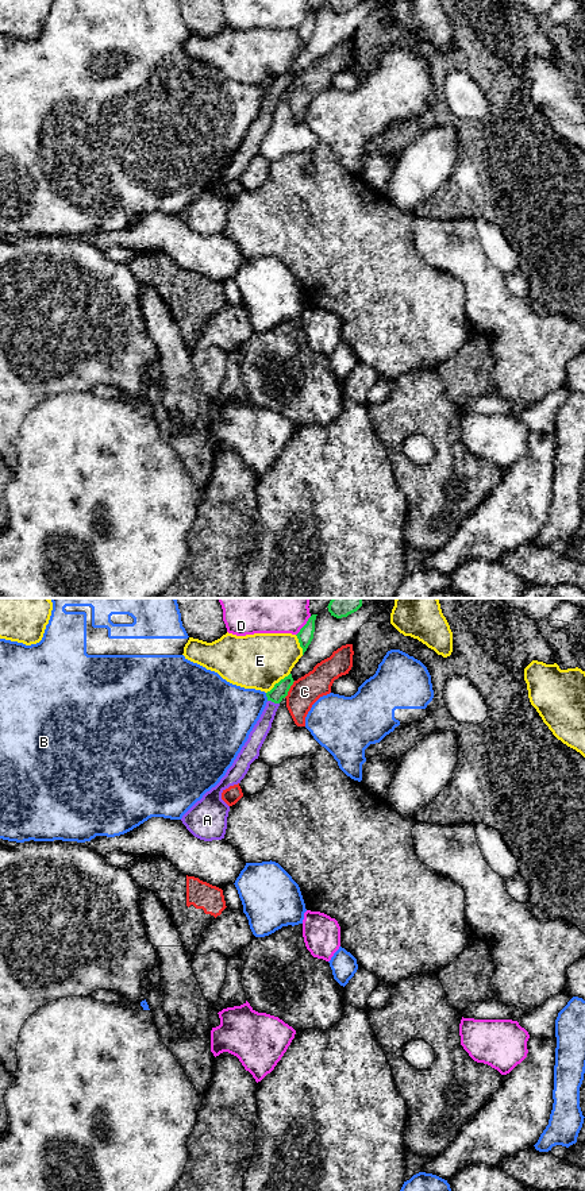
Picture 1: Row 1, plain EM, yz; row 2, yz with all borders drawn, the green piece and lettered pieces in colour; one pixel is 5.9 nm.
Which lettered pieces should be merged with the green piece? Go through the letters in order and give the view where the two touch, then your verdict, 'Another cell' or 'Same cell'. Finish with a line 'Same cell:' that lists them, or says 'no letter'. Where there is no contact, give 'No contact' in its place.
A: Touches green in yz. Same cell
B: Touches green in yz. Another cell
C: Touches green in yz. Another cell
D: Touches green in yz. Another cell
E: Touches green in yz. Another cell
Same cell: A

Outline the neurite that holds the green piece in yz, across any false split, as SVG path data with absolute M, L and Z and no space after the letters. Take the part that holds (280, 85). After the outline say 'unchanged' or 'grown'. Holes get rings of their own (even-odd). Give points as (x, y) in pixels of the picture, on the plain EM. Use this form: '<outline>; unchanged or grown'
M289 69L266 88L266 101L232 161L220 177L182 211L182 219L195 232L204 236L224 234L230 201L222 194L222 188L230 181L240 178L250 159L258 154L280 97L288 90L293 77L292 69Z; grown

